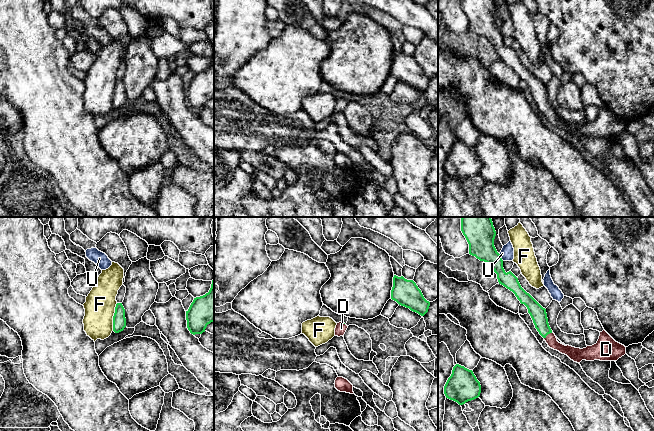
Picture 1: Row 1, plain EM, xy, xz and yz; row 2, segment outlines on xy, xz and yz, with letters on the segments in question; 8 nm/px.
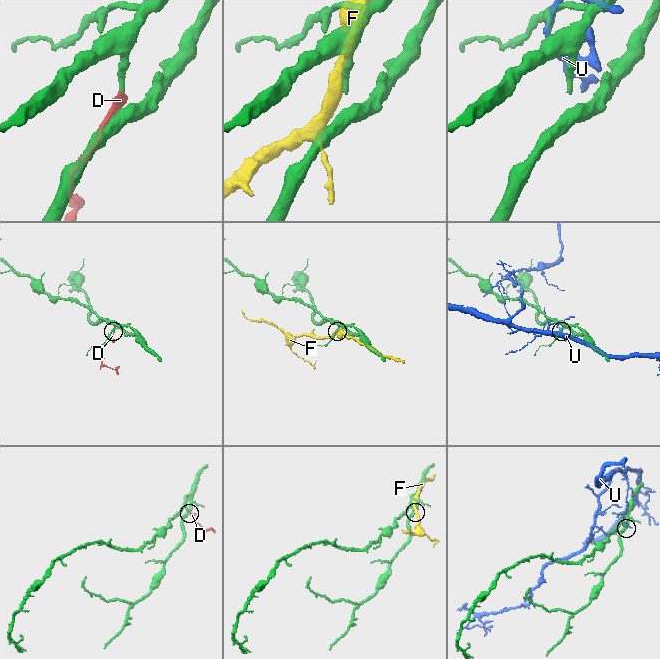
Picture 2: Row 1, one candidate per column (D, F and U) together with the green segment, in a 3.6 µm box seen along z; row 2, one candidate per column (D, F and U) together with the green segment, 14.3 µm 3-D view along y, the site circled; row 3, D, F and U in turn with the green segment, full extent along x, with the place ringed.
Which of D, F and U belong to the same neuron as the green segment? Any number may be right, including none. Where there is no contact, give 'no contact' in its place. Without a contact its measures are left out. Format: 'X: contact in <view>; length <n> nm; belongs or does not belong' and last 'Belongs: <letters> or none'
D: contact in yz; length 80 nm; belongs
F: contact in xy; length 220 nm; does not belong
U: contact in yz; length 70 nm; does not belong
Belongs: D

